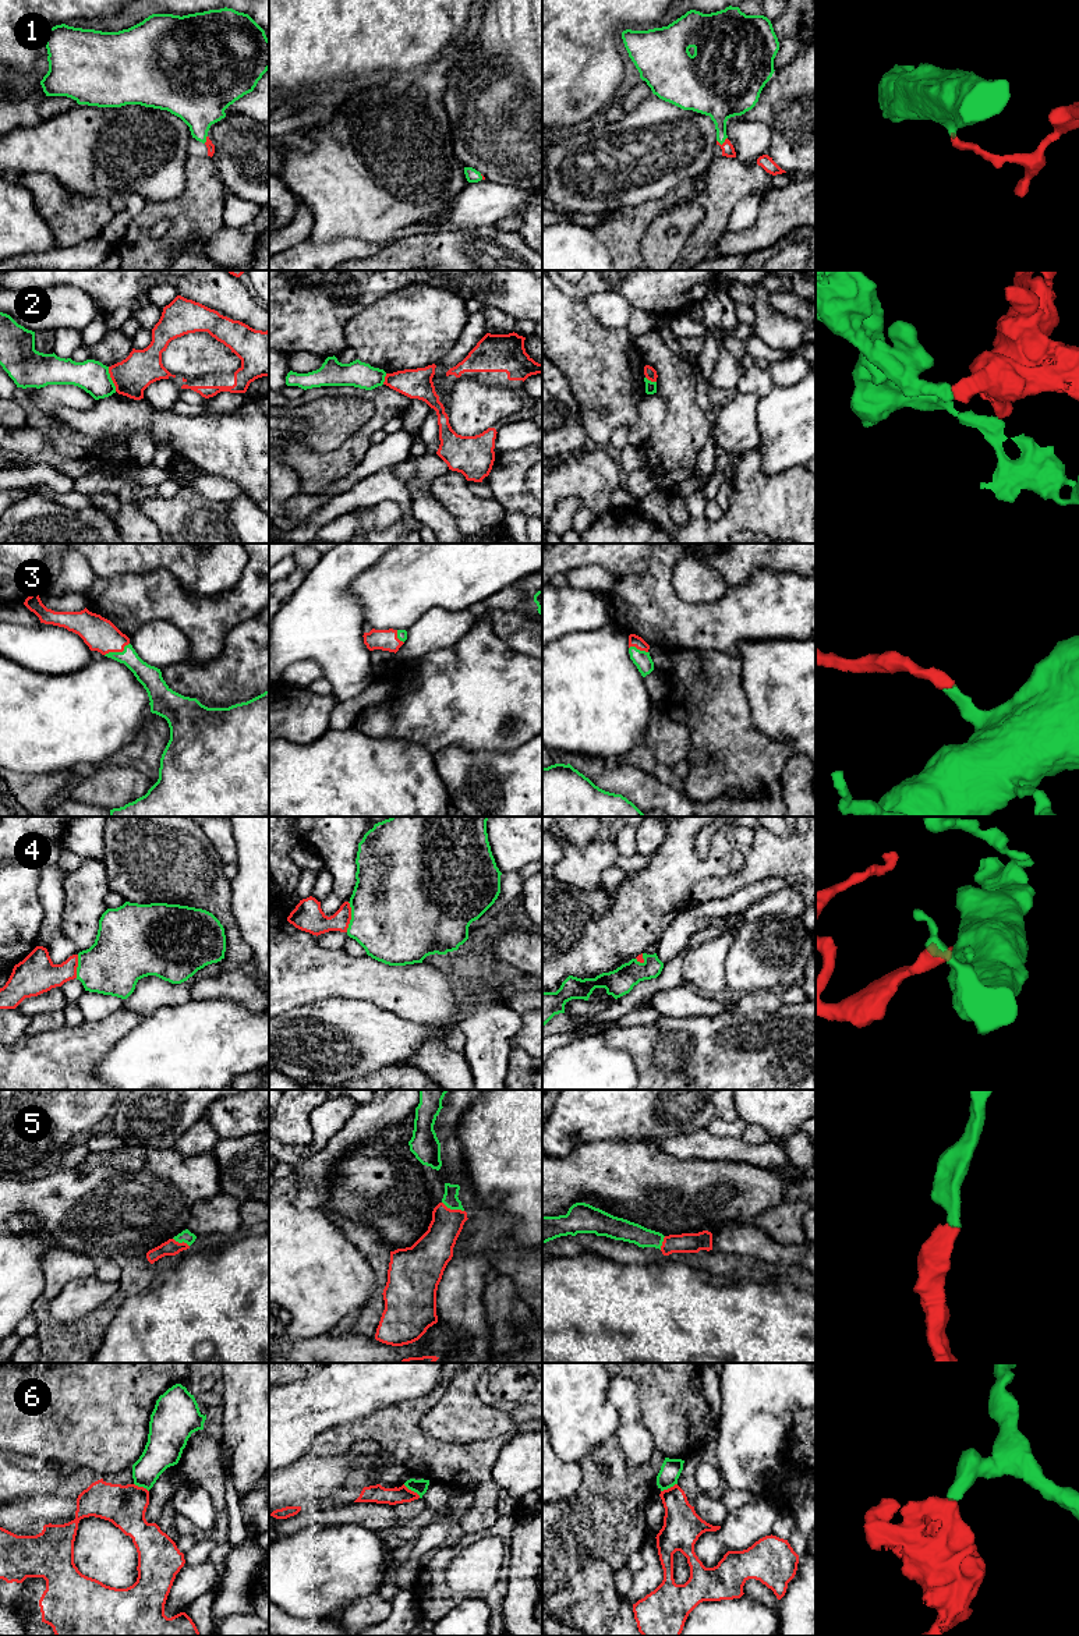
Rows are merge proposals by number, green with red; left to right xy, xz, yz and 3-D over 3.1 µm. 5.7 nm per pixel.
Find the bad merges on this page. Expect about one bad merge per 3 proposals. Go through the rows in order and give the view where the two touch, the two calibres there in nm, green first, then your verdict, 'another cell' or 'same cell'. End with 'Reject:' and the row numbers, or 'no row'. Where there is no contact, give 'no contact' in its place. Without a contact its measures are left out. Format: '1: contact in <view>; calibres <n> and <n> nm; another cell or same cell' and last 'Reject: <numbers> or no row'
1: contact in yz; calibres 240 and 70 nm; same cell
2: contact in xy; calibres 180 and 220 nm; another cell
3: contact in xy; calibres 130 and 190 nm; same cell
4: contact in xz; calibres 500 and 170 nm; same cell
5: contact in xz; calibres 90 and 200 nm; same cell
6: contact in xz; calibres 80 and 100 nm; another cell
Reject: 2, 6

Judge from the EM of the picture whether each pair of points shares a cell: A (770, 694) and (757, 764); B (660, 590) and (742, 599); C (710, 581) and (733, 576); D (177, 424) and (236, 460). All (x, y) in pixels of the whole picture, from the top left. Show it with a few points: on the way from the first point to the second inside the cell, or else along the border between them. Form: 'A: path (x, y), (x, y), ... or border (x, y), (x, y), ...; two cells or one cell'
A: border (749, 704), (753, 725), (792, 747); two cells
B: path (680, 611), (683, 613), (721, 613); one cell
C: border (699, 559), (708, 563), (728, 585); two cells
D: path (191, 438), (222, 446); one cell

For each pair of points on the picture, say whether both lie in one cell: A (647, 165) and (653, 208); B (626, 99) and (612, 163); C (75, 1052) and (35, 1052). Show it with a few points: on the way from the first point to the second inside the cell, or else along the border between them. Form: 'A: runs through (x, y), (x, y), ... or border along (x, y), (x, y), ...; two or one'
A: border along (680, 184), (655, 199), (633, 206), (619, 206); two
B: border along (651, 92), (626, 113); two
C: runs through (66, 1052), (45, 1052); one

